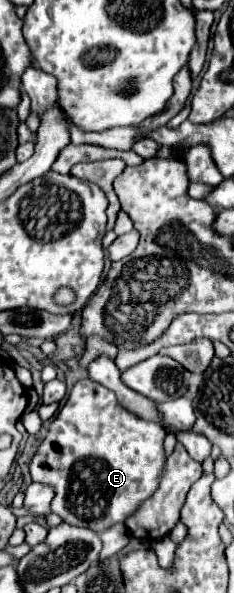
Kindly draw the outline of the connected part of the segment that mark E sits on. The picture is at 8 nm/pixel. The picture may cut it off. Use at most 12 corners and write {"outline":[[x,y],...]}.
{"outline":[[79,380],[29,462],[101,534],[165,472],[159,424]]}

